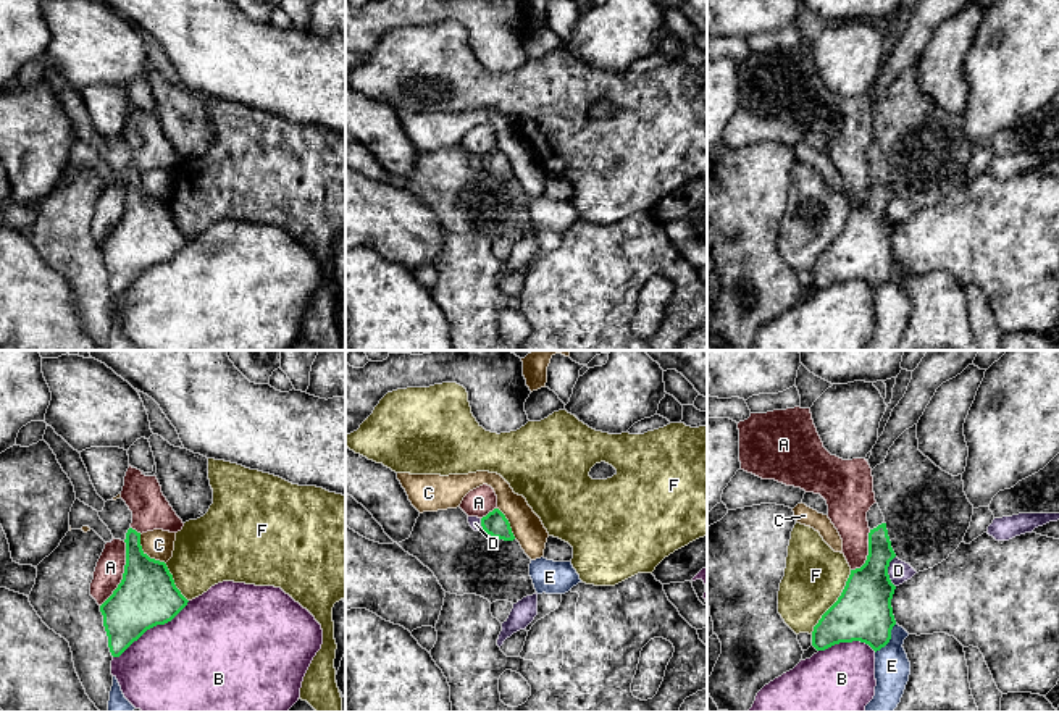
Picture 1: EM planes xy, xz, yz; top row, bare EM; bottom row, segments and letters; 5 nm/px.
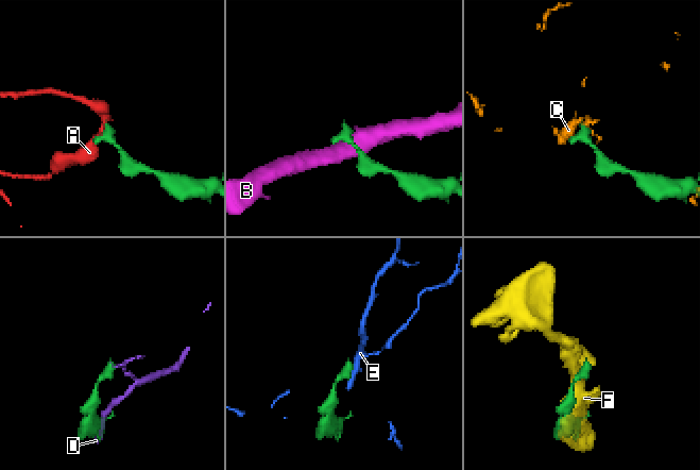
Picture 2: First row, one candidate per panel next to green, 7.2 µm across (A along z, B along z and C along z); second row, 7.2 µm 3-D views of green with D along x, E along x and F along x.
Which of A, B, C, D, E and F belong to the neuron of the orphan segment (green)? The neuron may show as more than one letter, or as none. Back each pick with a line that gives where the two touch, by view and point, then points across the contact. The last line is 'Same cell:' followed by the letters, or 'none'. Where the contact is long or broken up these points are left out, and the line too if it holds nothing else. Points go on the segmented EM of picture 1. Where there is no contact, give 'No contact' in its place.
Same cell: none

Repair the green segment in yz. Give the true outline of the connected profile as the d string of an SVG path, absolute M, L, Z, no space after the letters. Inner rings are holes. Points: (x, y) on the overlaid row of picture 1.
M877 502L867 512L867 521L867 560L860 568L851 570L841 596L814 626L812 646L817 651L860 641L877 652L891 639L896 625L891 599L896 586L889 580L888 567L896 554Z

